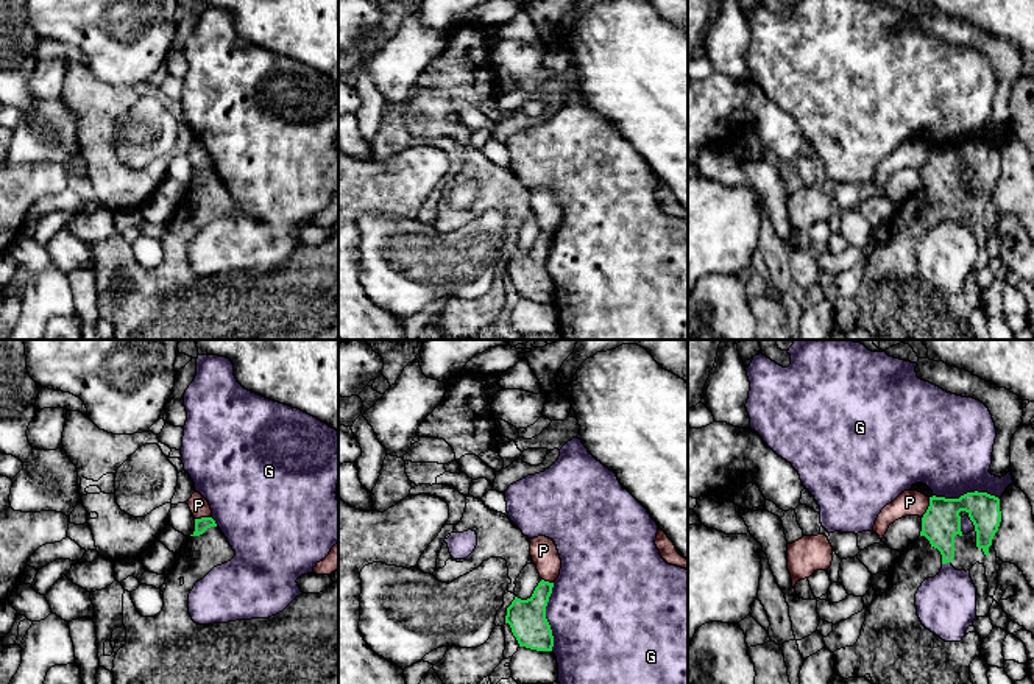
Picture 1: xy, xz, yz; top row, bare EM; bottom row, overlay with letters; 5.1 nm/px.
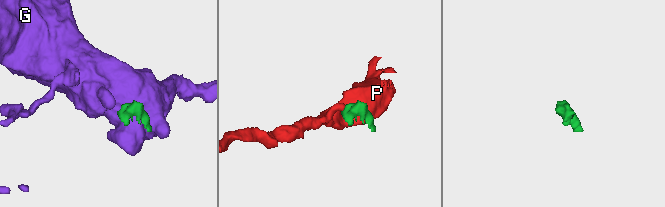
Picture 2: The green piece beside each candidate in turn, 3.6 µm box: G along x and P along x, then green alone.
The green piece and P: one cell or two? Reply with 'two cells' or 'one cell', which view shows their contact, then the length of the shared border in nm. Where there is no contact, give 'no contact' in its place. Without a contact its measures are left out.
two cells; meets green in yz; contact 120 nm long

